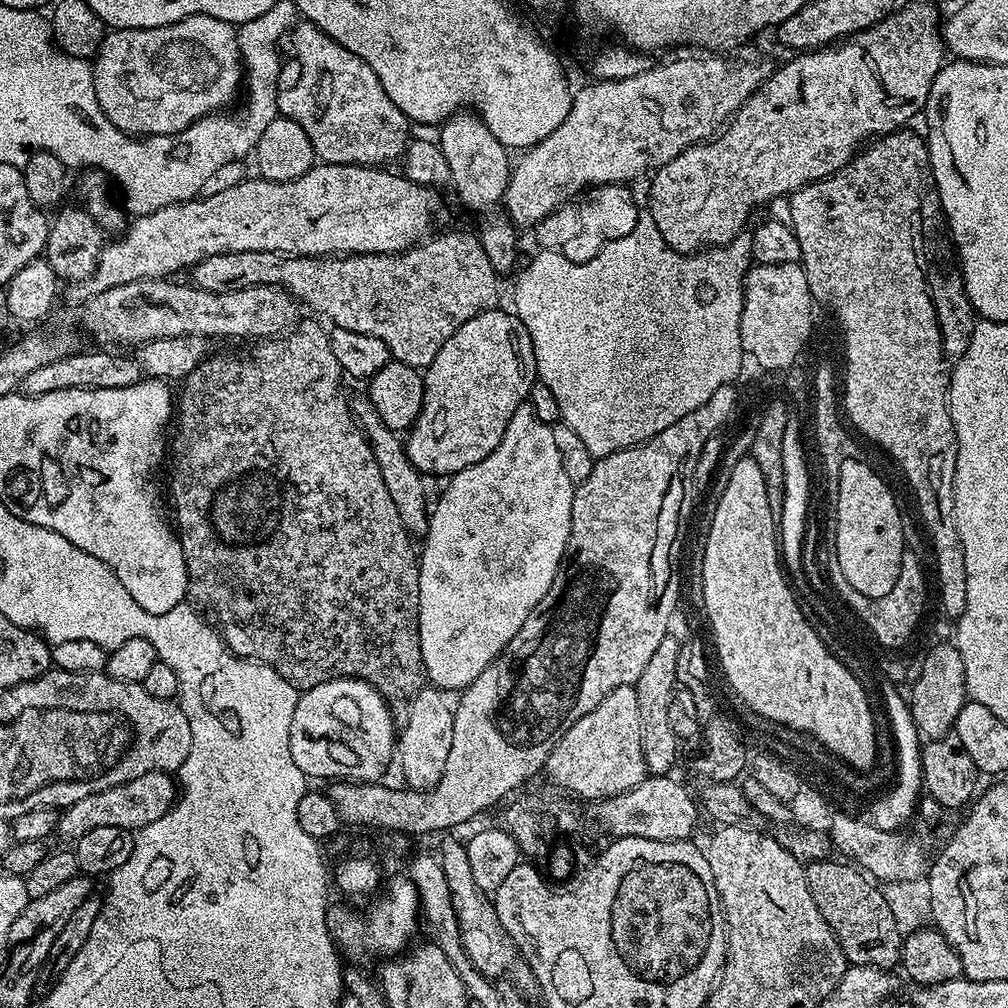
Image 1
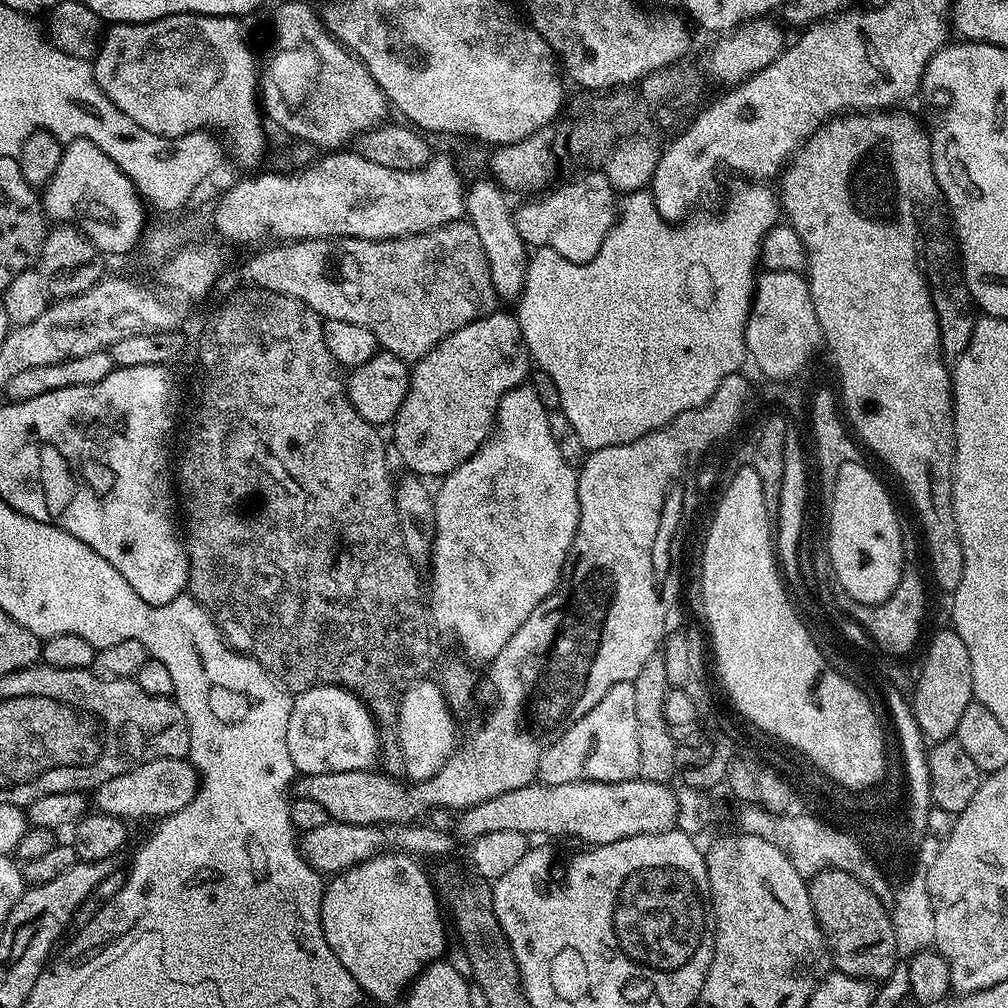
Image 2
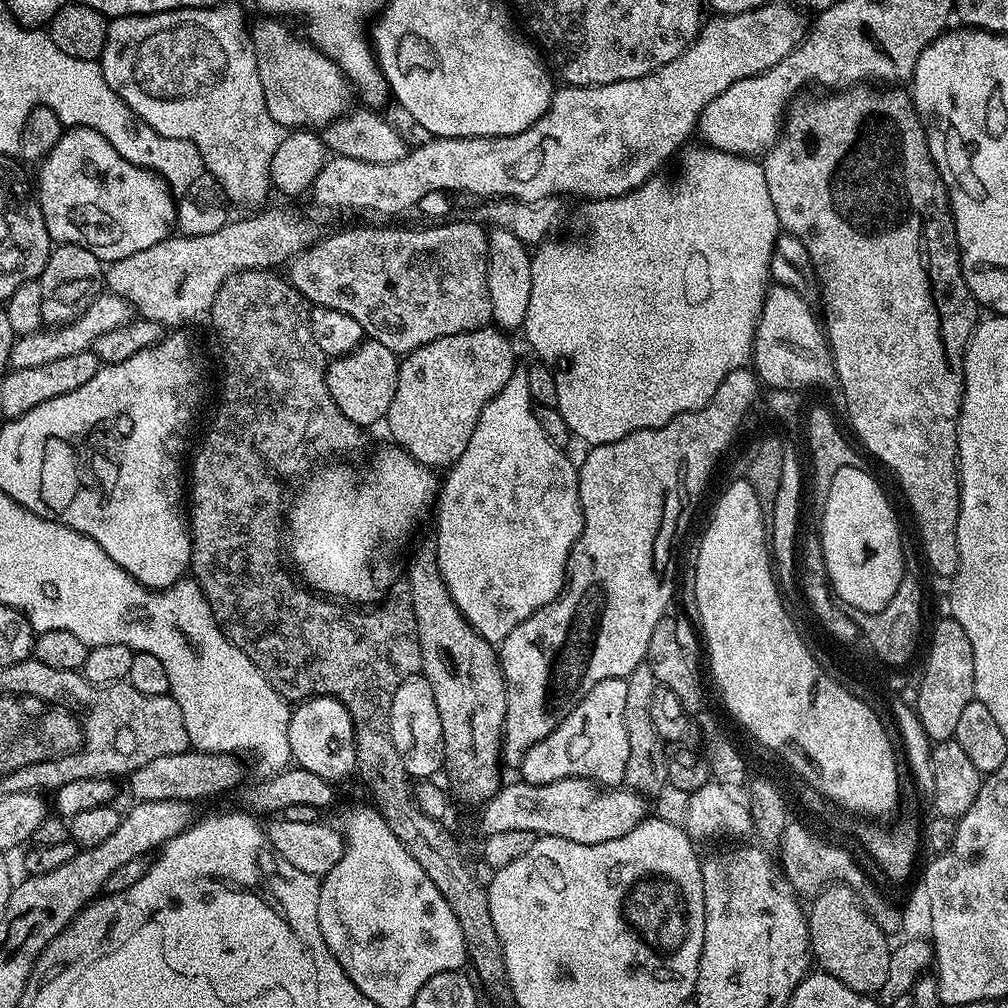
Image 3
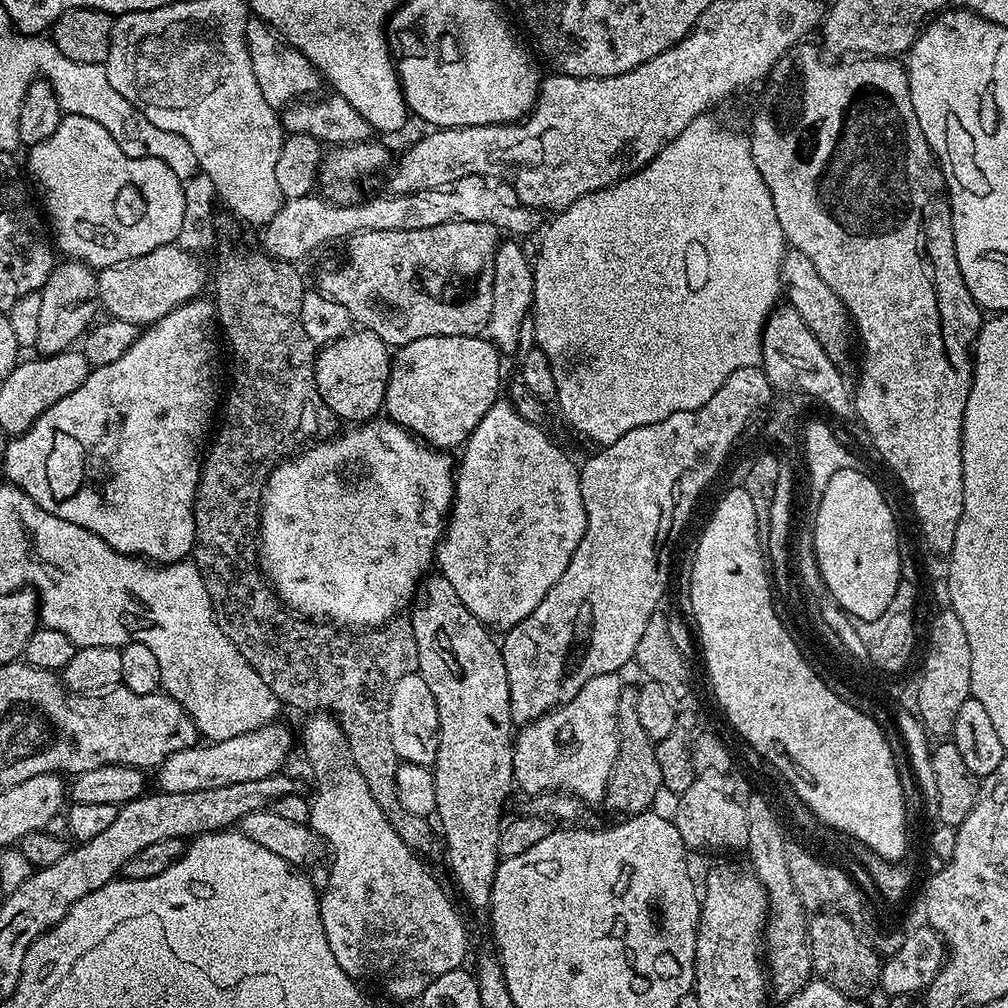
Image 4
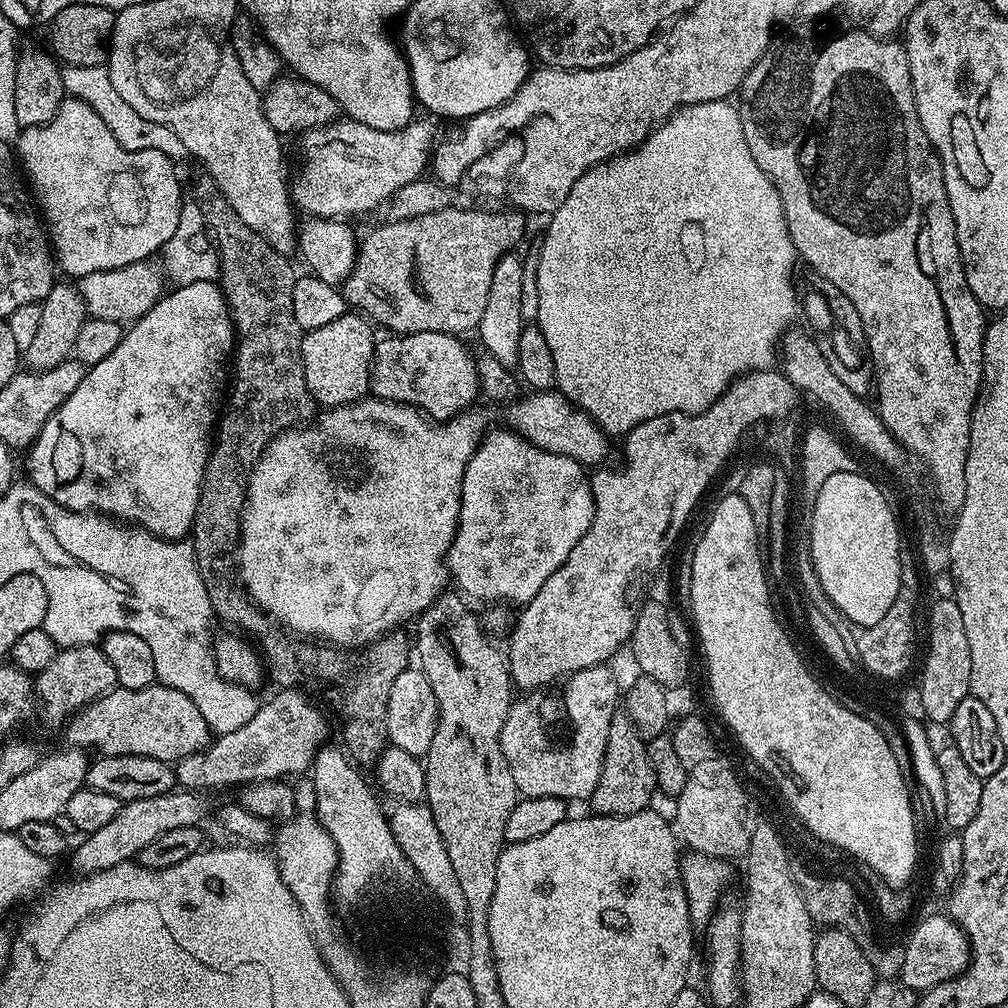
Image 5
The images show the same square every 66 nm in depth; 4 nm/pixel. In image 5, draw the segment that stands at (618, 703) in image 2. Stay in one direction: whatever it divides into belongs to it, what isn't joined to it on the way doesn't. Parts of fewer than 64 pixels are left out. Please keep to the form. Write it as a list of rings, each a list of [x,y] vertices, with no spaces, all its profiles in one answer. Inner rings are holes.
[[[604,664],[576,672],[564,686],[560,696],[544,696],[548,694],[540,690],[521,695],[524,697],[521,700],[519,697],[508,709],[508,717],[500,731],[500,745],[521,797],[556,796],[565,802],[587,801],[594,794],[594,786],[598,786],[606,754],[606,738],[610,734],[610,718],[618,710],[622,688],[616,685],[615,674]]]

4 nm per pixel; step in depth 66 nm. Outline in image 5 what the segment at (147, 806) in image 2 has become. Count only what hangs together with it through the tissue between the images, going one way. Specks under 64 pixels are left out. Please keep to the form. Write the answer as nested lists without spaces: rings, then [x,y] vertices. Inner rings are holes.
[[[286,688],[277,691],[277,696],[272,696],[268,701],[261,703],[256,709],[254,718],[238,730],[225,736],[216,736],[207,748],[190,754],[186,758],[175,761],[174,771],[179,787],[184,790],[204,790],[200,788],[228,788],[231,784],[247,786],[256,784],[259,780],[282,780],[285,778],[299,777],[311,769],[320,749],[325,747],[328,736],[328,720],[320,713],[320,708],[307,696],[307,691]]]

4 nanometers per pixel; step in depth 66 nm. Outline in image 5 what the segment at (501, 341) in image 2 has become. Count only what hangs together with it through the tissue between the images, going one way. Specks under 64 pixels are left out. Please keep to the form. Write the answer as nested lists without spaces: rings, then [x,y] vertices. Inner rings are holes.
[[[419,332],[418,334],[410,334],[409,336],[402,336],[399,334],[392,334],[387,337],[389,340],[383,340],[383,338],[377,339],[376,350],[372,359],[372,374],[371,380],[368,383],[371,395],[378,400],[391,400],[393,404],[408,404],[411,408],[418,408],[425,416],[431,418],[436,422],[443,422],[446,420],[455,420],[457,416],[462,412],[469,411],[473,407],[472,404],[476,398],[481,395],[480,380],[478,370],[476,369],[476,361],[466,345],[463,344],[459,335],[451,332]]]

